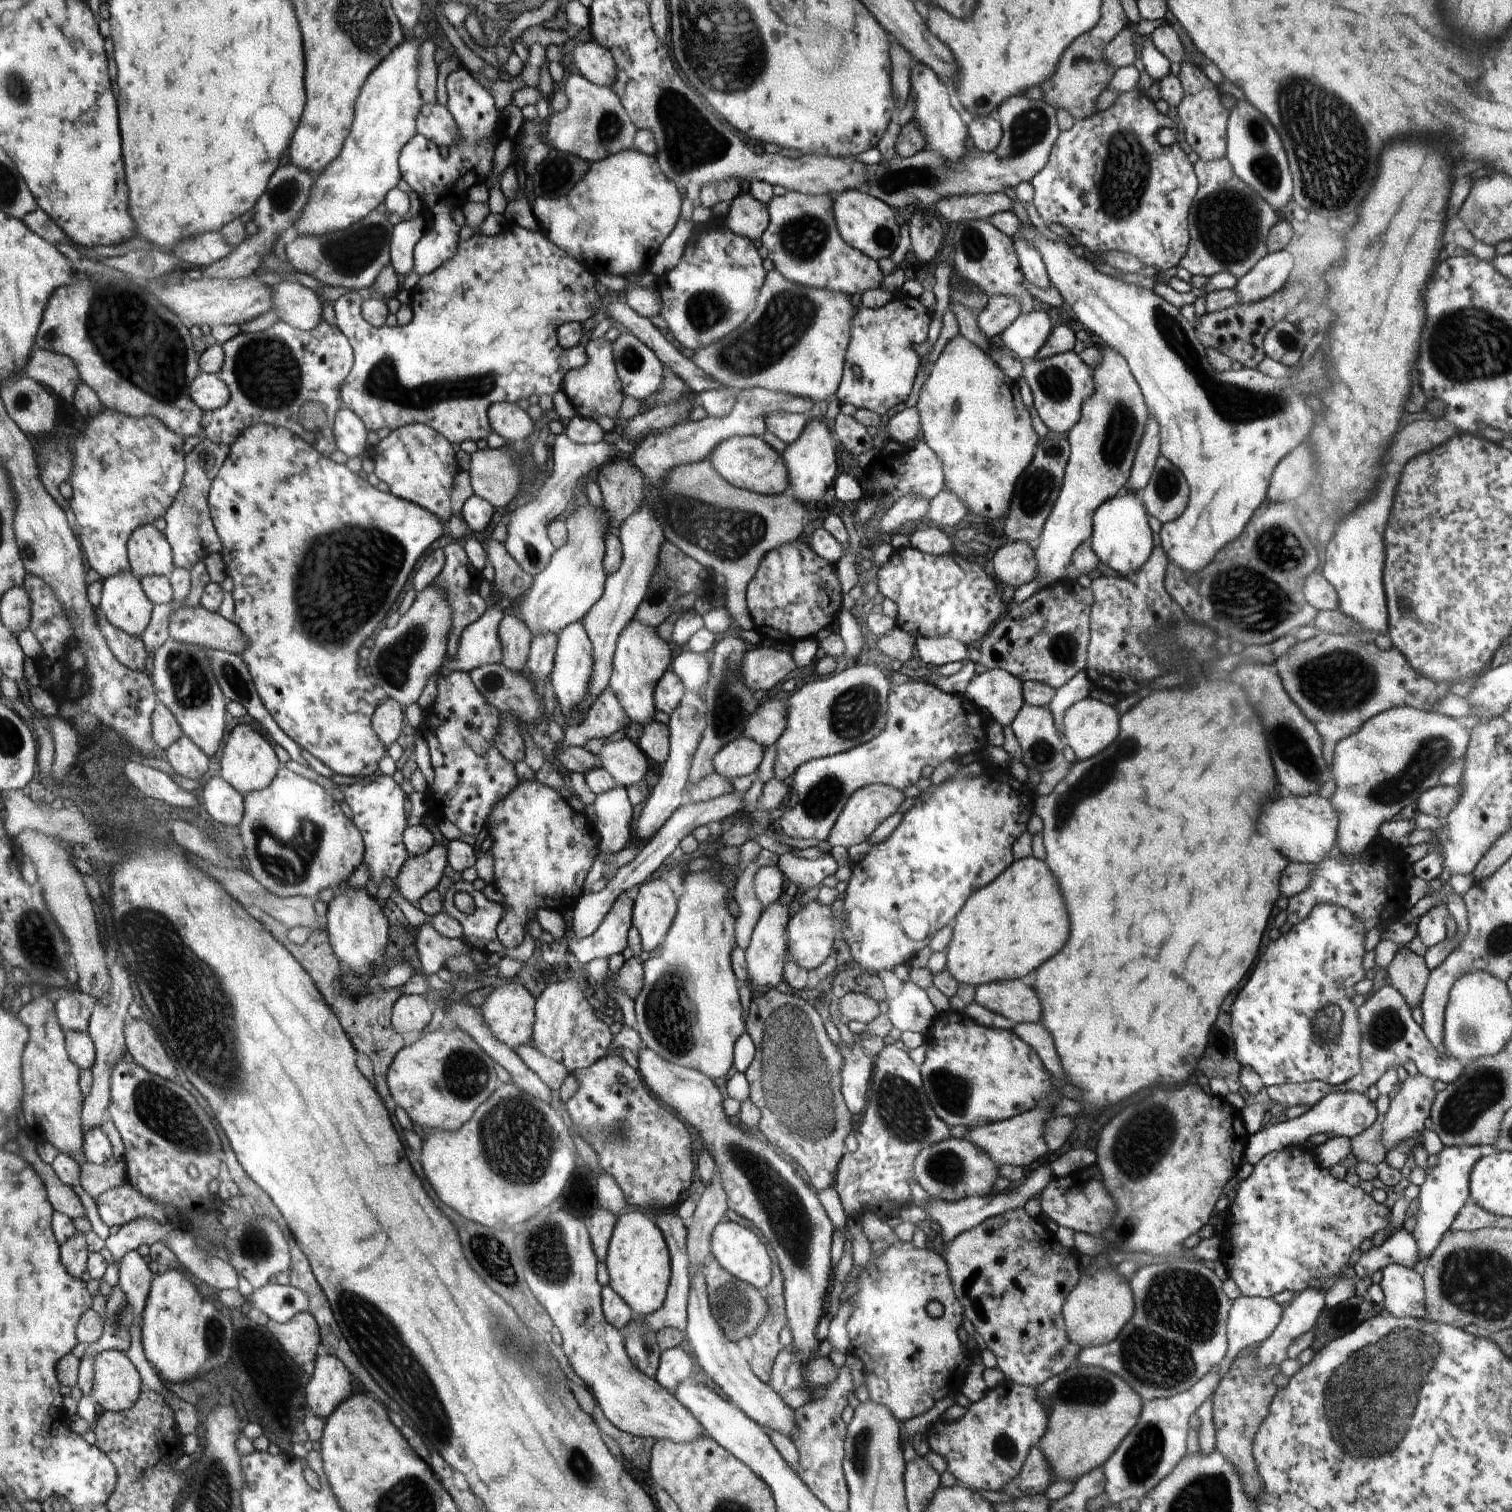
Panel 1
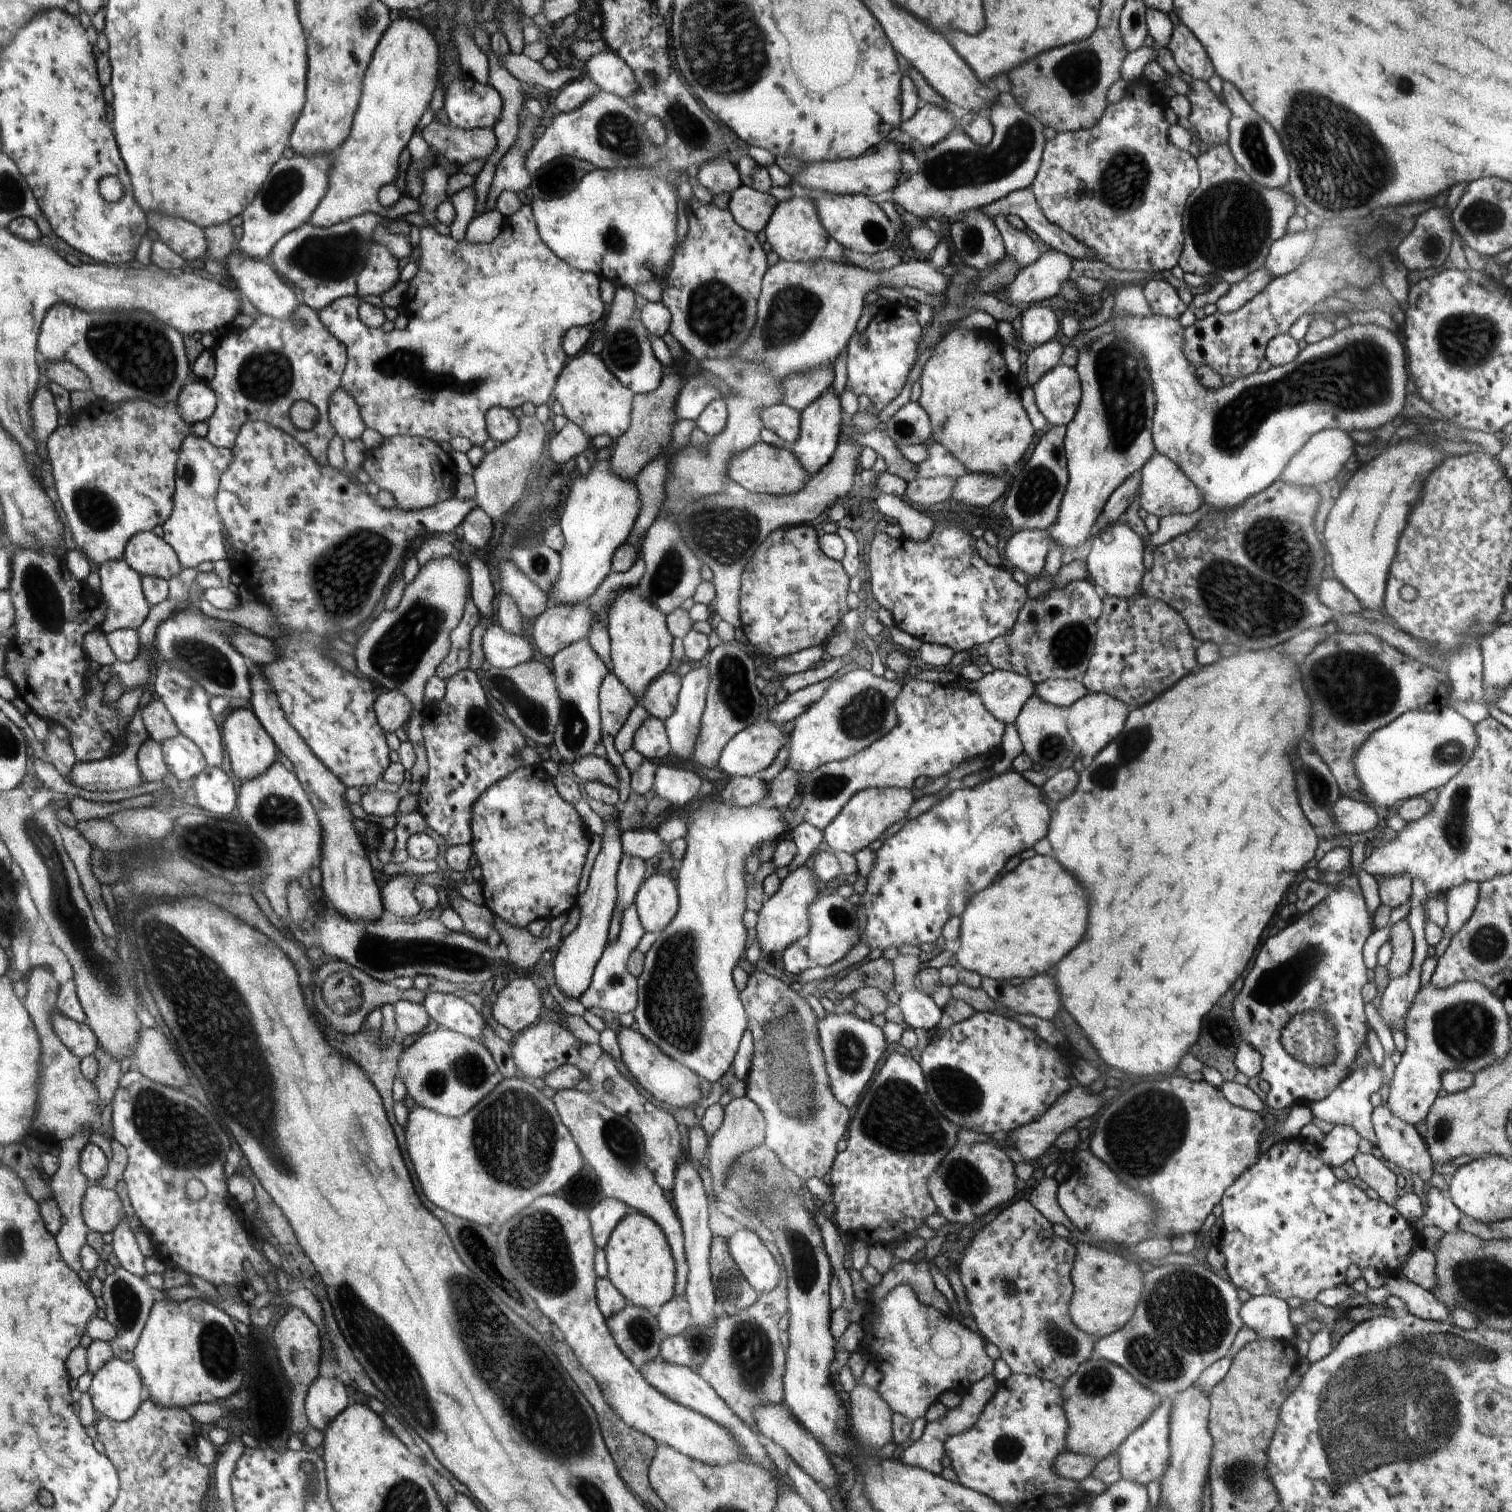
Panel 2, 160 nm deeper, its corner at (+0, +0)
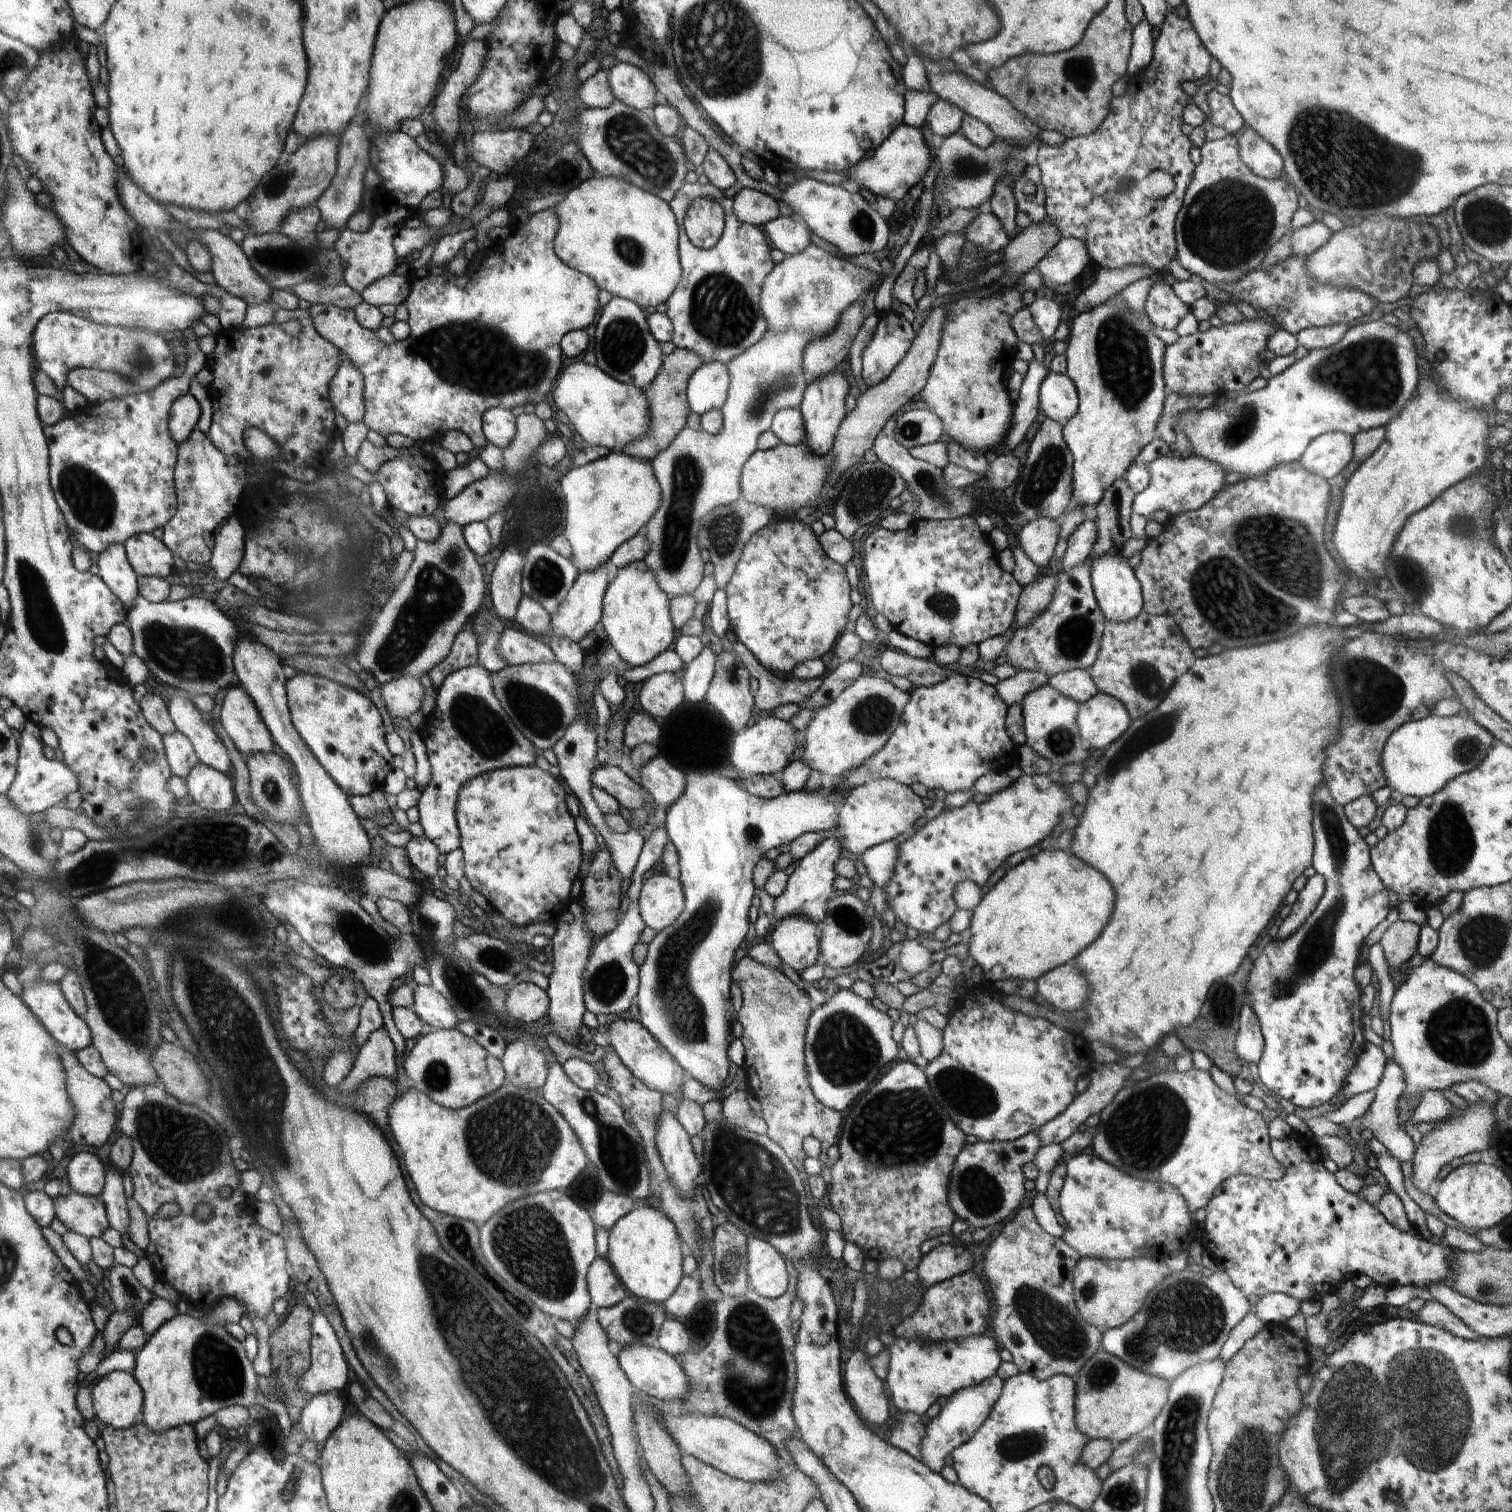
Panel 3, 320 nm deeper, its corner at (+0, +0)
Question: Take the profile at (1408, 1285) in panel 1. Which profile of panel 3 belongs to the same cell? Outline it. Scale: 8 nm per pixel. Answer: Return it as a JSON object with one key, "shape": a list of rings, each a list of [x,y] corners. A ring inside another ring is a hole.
{"shape":[[[1427,1301],[1416,1314],[1423,1323],[1446,1329],[1460,1338],[1478,1339],[1481,1336],[1476,1331],[1469,1329],[1447,1306],[1438,1301]]]}

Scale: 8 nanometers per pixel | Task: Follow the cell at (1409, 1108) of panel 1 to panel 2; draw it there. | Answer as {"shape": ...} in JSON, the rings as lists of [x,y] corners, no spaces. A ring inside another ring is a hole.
{"shape":[[[1462,981],[1444,990],[1436,990],[1430,983],[1422,986],[1406,1012],[1406,1048],[1389,1083],[1388,1110],[1410,1125],[1426,1119],[1441,1088],[1442,1074],[1454,1068],[1474,1074],[1504,1060],[1510,1051],[1510,1032],[1504,1002],[1486,984]]]}

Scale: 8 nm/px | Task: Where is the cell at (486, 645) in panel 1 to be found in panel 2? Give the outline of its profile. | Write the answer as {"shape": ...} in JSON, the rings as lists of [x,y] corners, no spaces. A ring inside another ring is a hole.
{"shape":[[[496,622],[488,624],[482,636],[484,659],[490,667],[512,668],[531,661],[534,648],[523,636],[512,636]]]}

